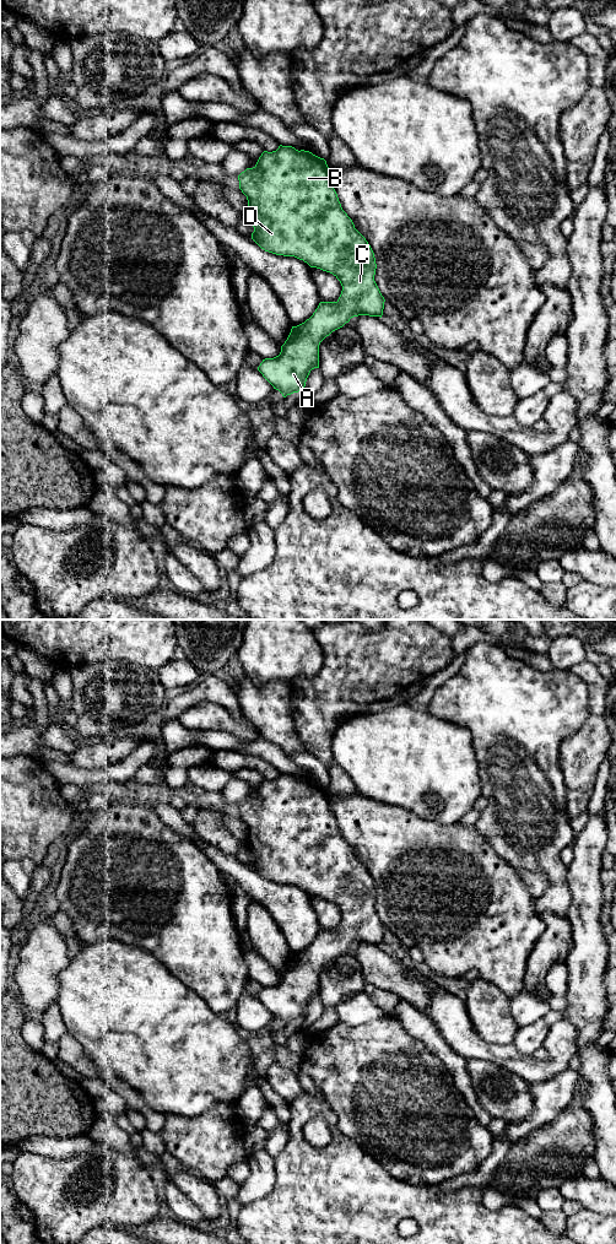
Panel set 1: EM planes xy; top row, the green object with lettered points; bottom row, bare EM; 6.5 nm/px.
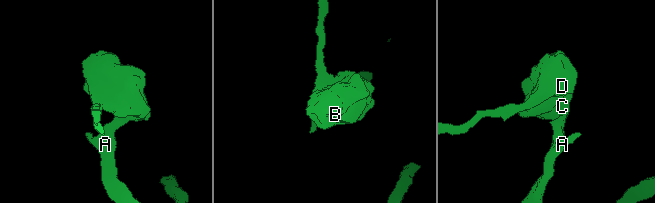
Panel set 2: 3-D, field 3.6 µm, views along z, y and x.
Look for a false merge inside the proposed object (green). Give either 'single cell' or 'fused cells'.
single cell

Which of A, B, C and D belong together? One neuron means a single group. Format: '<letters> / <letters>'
A B C D

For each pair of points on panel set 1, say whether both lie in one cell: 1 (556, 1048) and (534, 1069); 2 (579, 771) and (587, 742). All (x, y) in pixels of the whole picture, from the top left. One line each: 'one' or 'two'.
1: one
2: one

